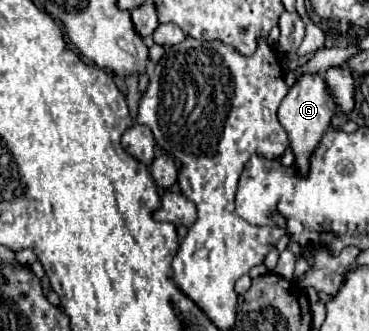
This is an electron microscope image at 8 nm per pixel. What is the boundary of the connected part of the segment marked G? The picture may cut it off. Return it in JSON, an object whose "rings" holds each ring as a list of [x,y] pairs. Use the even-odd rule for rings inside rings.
{"rings":[[[321,74],[313,76],[299,76],[295,84],[289,88],[287,96],[283,98],[279,106],[279,122],[289,134],[289,144],[295,152],[295,166],[301,174],[307,174],[309,168],[309,156],[319,144],[321,136],[325,134],[331,118],[335,114],[335,100],[331,98],[331,92],[327,90],[327,82],[323,82]]]}

